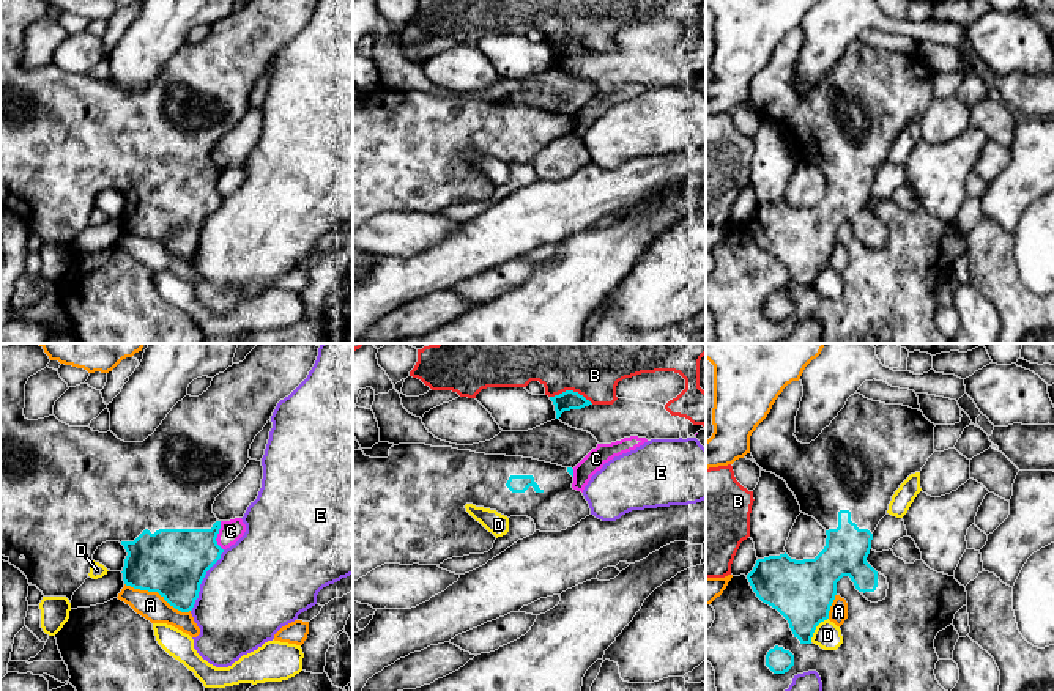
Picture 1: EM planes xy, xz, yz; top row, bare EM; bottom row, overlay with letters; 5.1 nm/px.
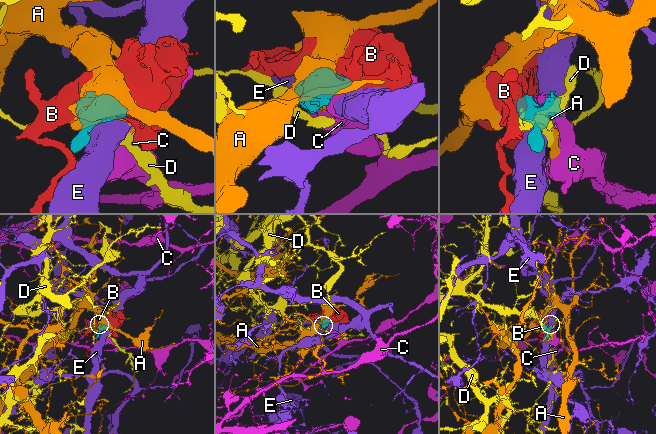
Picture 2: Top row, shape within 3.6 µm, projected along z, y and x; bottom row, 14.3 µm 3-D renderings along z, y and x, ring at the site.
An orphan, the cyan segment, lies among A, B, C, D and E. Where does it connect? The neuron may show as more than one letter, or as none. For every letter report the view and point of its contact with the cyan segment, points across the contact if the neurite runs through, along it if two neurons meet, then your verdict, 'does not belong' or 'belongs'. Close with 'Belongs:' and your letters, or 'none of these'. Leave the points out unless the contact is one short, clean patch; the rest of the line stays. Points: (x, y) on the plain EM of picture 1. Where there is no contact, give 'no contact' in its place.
A: meets cyan in xy at (158, 240); does not belong
B: meets cyan in xz at (572, 38); does not belong
C: meets cyan in xy at (216, 183); border along xy (219, 169), (216, 191), (222, 197); does not belong
D: meets cyan in yz at (815, 276); border along yz (827, 265), (816, 274), (810, 288); does not belong
E: meets cyan in xy at (202, 227); does not belong
Belongs: none of these

